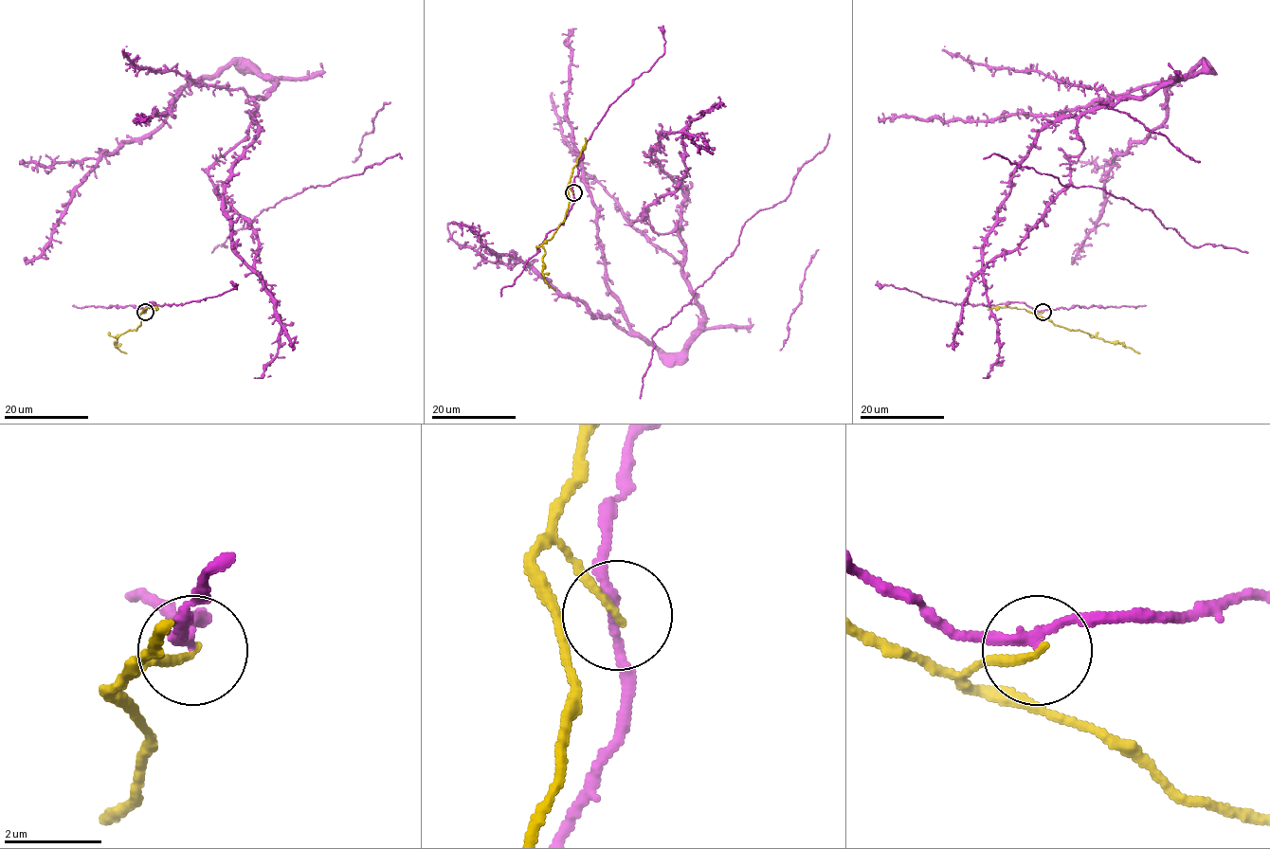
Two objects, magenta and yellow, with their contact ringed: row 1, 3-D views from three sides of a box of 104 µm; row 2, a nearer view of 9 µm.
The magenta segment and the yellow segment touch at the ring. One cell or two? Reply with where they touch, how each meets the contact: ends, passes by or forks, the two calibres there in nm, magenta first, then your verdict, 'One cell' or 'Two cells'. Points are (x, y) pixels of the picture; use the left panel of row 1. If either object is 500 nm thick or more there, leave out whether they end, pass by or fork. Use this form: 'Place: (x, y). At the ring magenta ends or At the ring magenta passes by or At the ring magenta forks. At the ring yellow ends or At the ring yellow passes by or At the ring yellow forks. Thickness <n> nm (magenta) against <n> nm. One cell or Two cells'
Place: (145, 312). At the ring magenta passes by. At the ring yellow ends. Thickness 190 nm (magenta) against 170 nm. Two cells

